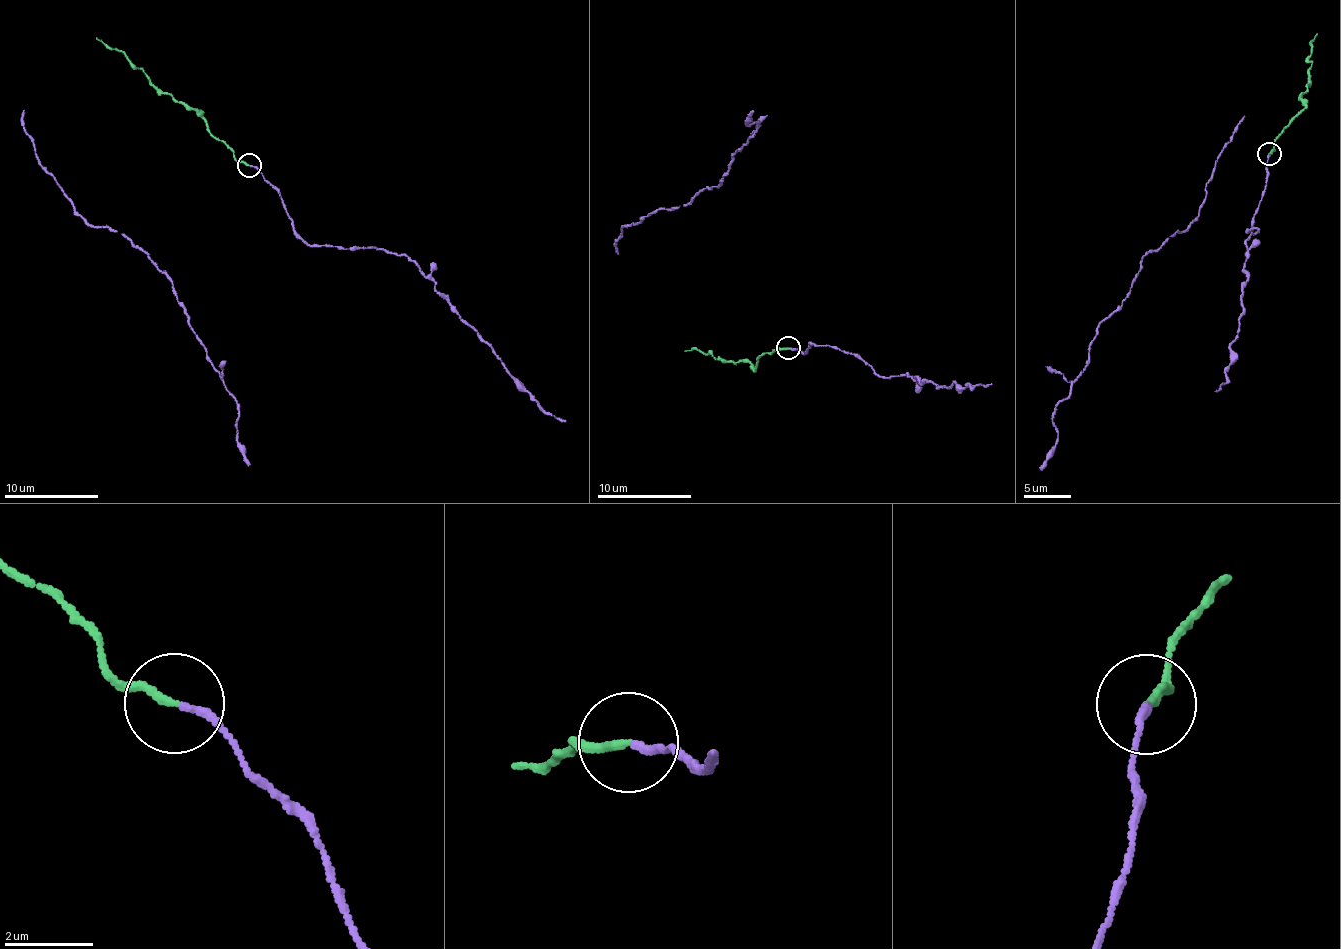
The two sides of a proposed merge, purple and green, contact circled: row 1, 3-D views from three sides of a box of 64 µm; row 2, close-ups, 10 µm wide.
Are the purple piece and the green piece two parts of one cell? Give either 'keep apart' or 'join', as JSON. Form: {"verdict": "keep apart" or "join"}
{"verdict": "join"}

